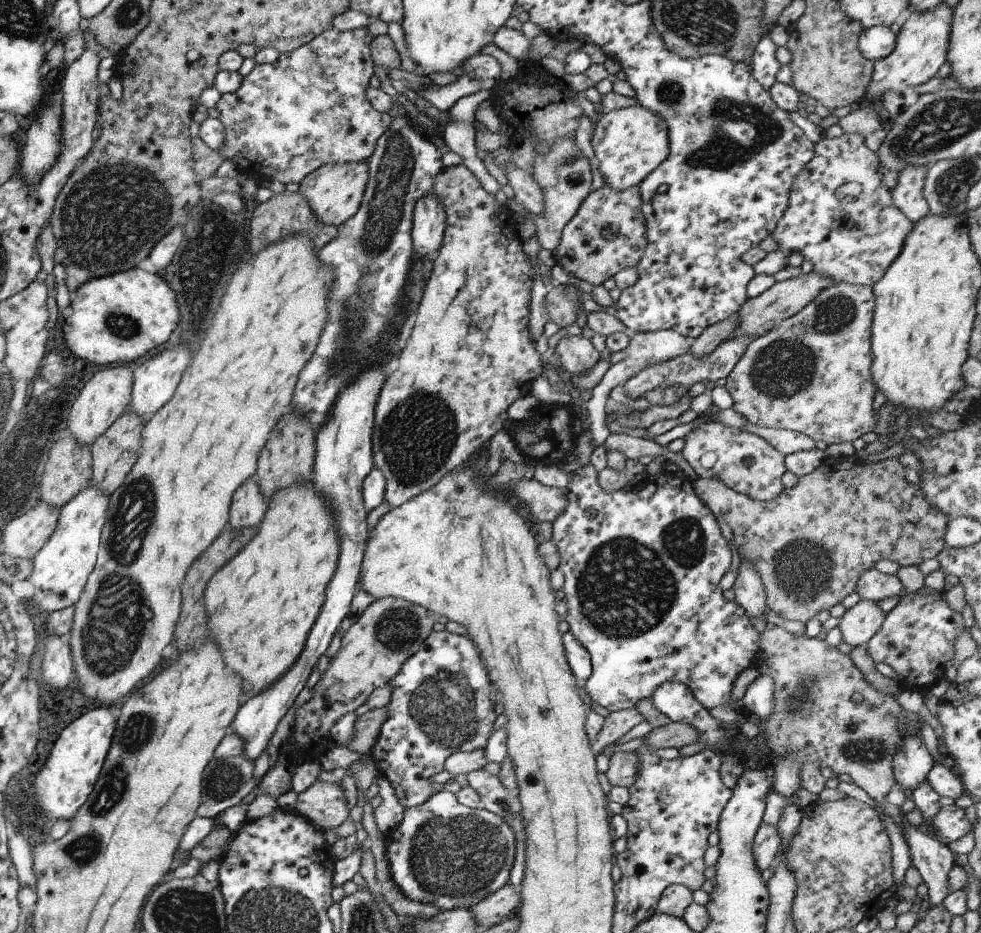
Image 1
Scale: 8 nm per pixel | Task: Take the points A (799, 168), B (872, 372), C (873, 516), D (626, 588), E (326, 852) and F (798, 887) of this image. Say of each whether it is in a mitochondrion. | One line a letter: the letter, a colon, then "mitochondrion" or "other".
A: other
B: other
C: other
D: mitochondrion
E: other
F: other

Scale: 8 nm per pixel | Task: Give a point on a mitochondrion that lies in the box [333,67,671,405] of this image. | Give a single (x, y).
(568, 161)

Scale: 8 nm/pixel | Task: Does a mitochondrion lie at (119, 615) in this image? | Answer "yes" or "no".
yes

